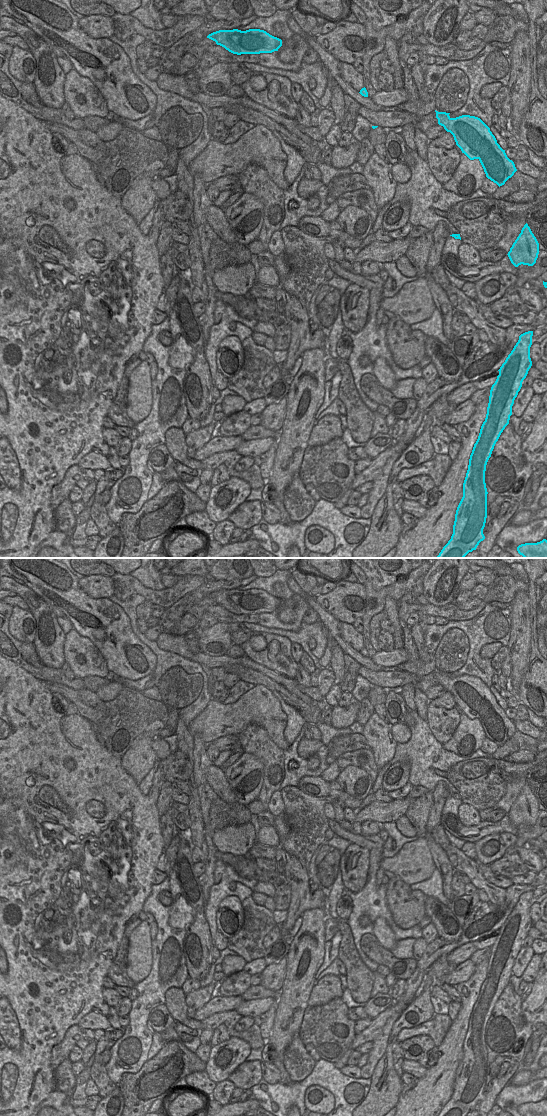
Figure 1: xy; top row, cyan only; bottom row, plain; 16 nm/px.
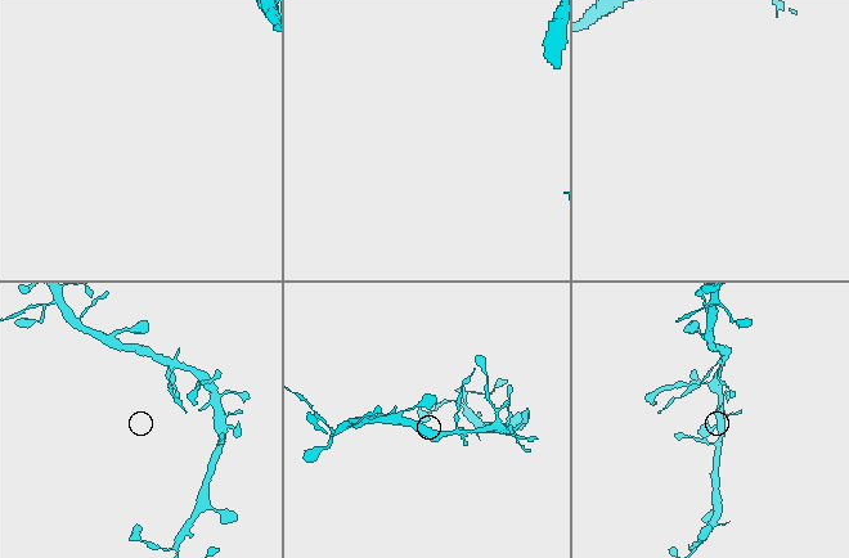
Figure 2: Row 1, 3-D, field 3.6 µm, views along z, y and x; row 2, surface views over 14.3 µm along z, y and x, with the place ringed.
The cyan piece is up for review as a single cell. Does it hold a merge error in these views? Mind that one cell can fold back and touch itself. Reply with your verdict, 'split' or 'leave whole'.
leave whole

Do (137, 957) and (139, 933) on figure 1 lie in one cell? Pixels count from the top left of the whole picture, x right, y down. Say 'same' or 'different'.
same

